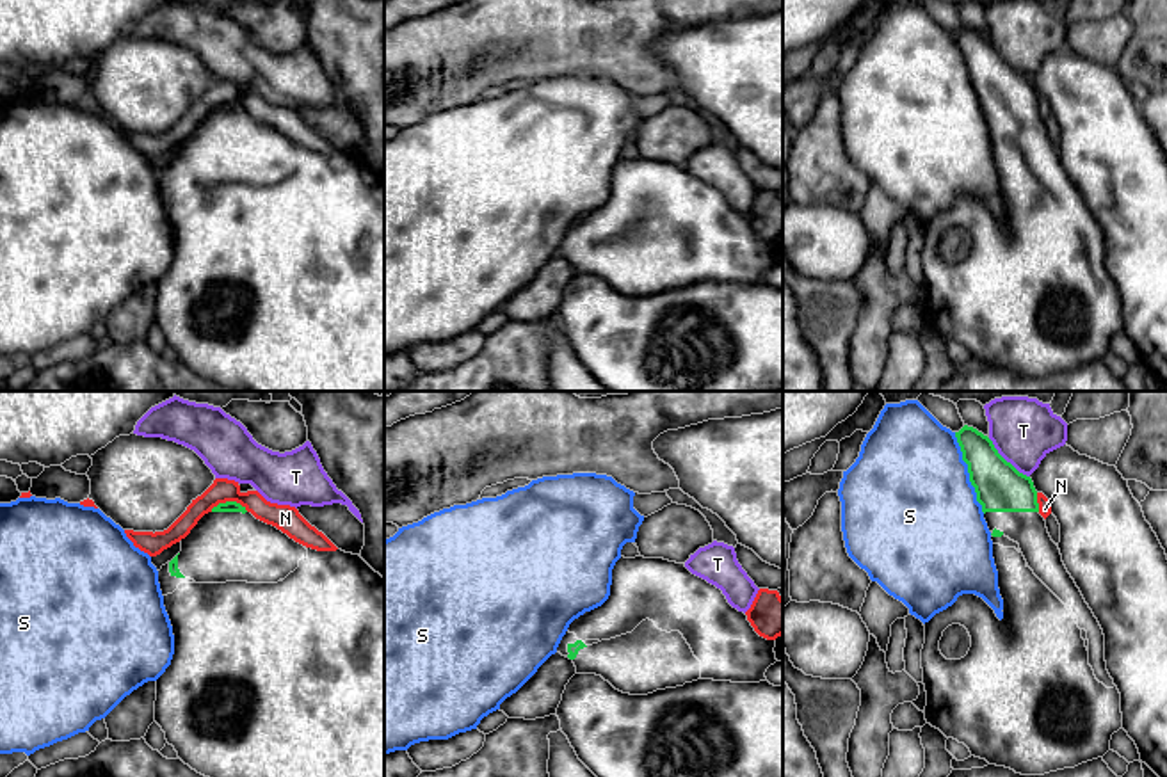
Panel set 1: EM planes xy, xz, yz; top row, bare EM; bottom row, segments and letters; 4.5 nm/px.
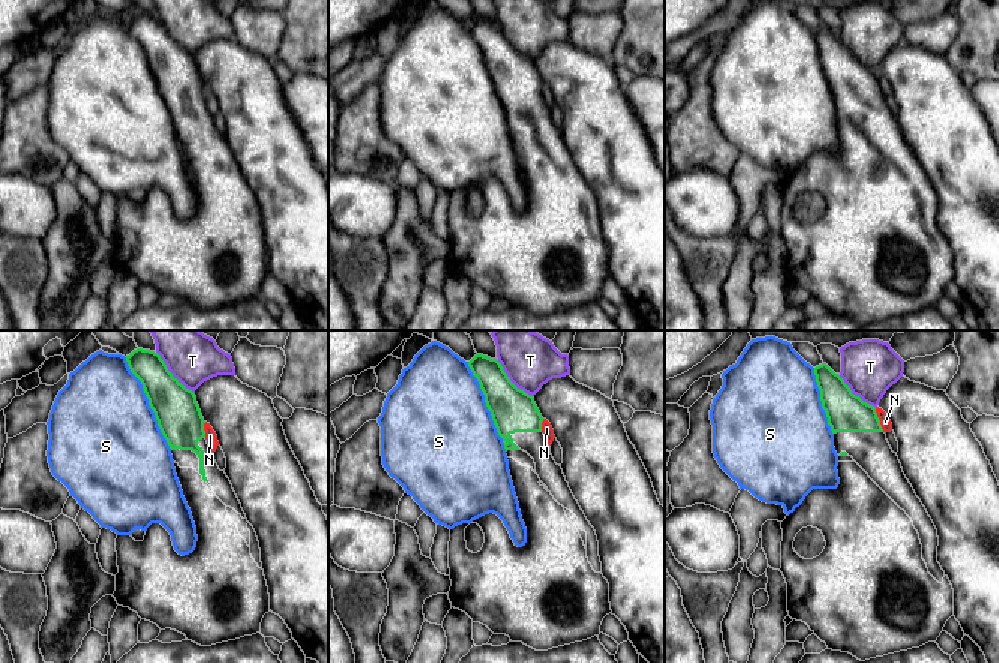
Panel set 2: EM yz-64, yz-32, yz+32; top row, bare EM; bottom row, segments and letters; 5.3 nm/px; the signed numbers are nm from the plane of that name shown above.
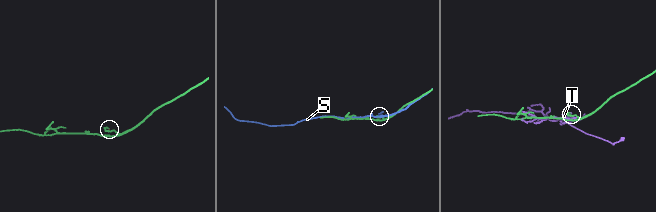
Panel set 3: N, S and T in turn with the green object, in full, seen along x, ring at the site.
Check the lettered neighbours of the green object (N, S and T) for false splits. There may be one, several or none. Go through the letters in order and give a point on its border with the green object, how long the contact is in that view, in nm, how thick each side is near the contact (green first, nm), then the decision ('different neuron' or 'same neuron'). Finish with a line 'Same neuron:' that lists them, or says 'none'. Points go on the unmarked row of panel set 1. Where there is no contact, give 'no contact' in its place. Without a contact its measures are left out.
N: xy (230, 104) | 180 nm | 50/110 nm | different neuron
S: yz (968, 73) | 400 nm | 220/500 nm | different neuron
T: yz (1006, 63) | 260 nm | 220/300 nm | different neuron
Same neuron: none

